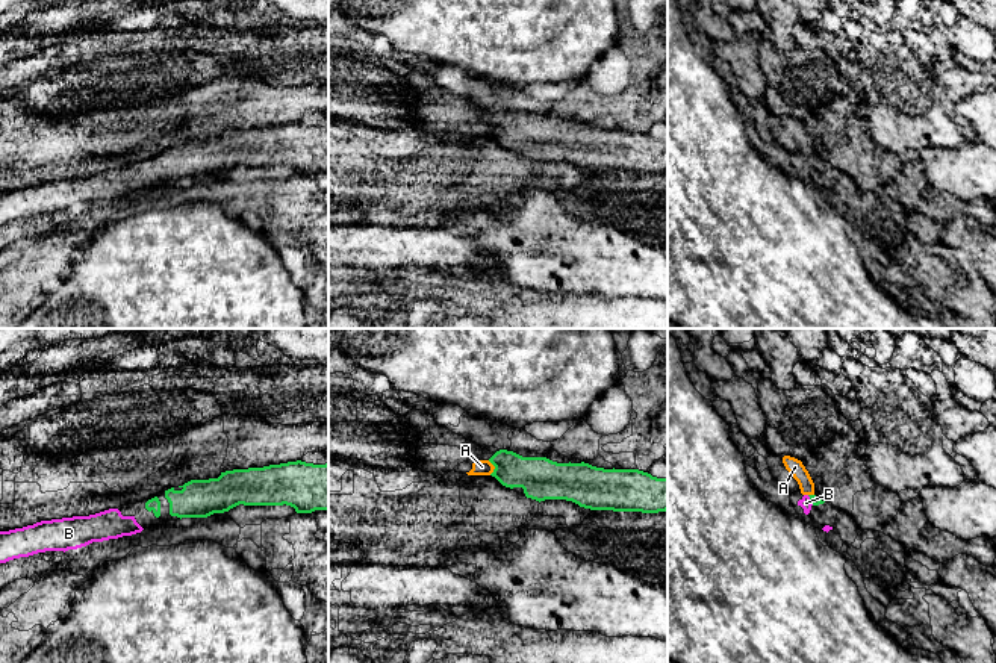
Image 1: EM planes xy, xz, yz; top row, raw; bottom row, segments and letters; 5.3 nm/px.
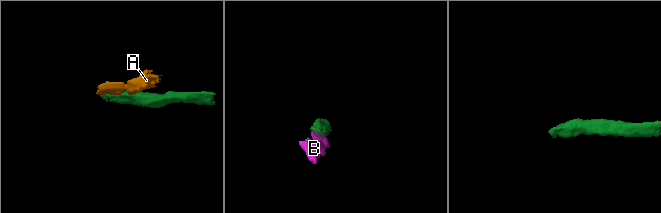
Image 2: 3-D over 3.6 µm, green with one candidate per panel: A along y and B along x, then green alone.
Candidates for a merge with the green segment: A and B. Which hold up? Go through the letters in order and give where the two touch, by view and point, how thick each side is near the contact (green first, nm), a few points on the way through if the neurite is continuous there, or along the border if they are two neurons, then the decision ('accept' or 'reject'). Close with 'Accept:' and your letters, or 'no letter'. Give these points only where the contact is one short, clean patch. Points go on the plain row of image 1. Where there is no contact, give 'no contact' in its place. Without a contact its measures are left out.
A: meets green in xz at (495, 129); 220 nm thick on the green side, 80 nm on the other; border along xz (488, 121), (494, 127), (491, 135); reject
B: meets green in yz at (810, 159); 50 nm thick on the green side, 60 nm on the other; runs through yz (815, 161), (810, 159), (806, 164); accept
Accept: B

